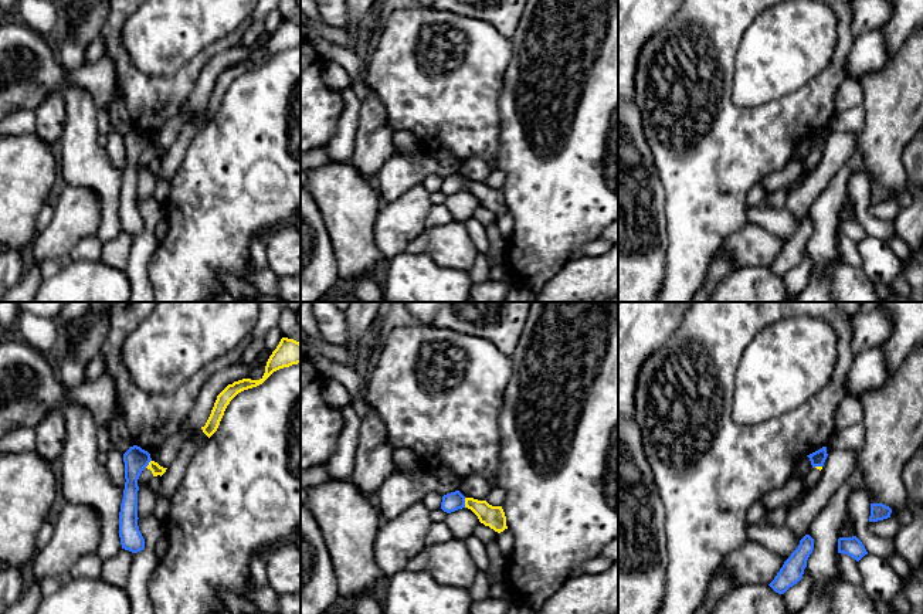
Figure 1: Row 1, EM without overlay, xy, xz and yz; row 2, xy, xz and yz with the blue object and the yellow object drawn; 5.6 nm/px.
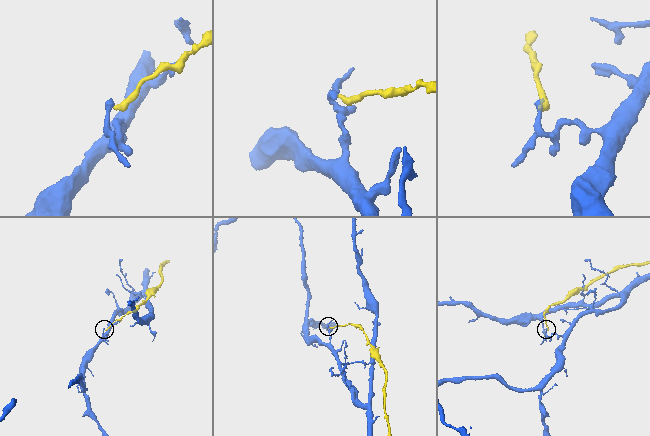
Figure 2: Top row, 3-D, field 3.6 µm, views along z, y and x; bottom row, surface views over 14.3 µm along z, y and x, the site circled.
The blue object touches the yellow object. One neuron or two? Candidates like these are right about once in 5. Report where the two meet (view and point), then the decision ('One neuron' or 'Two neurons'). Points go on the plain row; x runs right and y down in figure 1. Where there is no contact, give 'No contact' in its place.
Touches blue at xz (464, 185). Two neurons

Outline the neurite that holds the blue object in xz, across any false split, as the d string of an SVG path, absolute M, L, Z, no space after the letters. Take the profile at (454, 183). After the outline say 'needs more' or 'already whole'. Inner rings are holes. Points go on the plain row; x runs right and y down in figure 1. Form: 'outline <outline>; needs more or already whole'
outline M451 174L442 179L441 191L447 196L465 190L465 179L459 174Z; already whole

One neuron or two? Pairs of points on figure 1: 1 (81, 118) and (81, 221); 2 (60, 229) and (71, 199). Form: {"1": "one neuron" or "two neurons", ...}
{"1": "two neurons", "2": "one neuron"}

